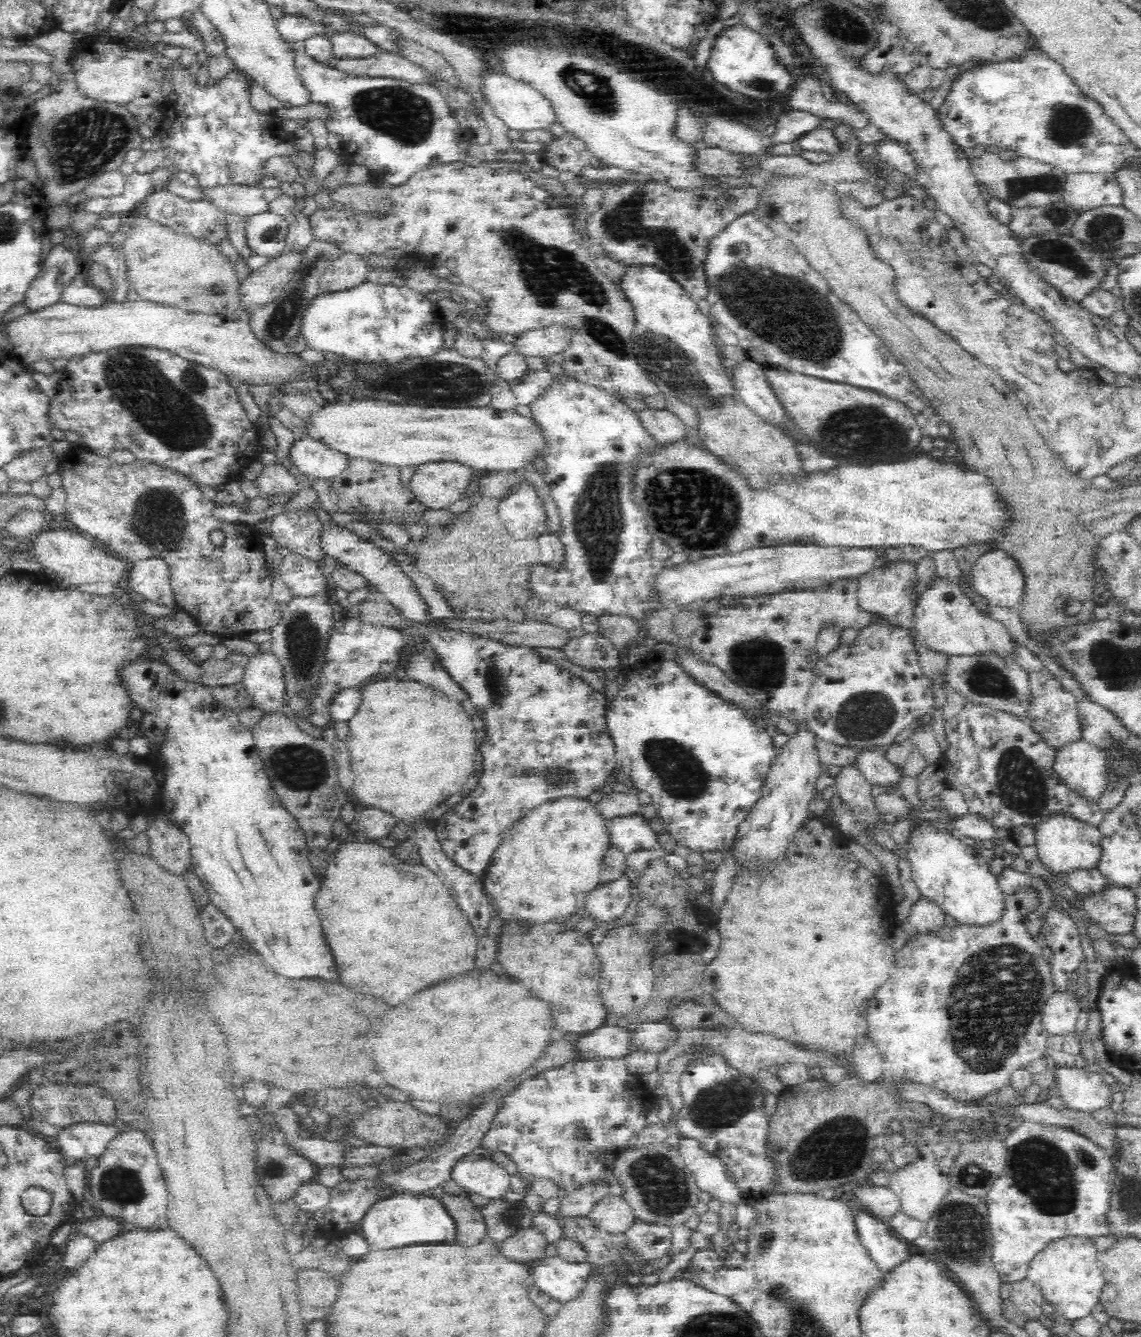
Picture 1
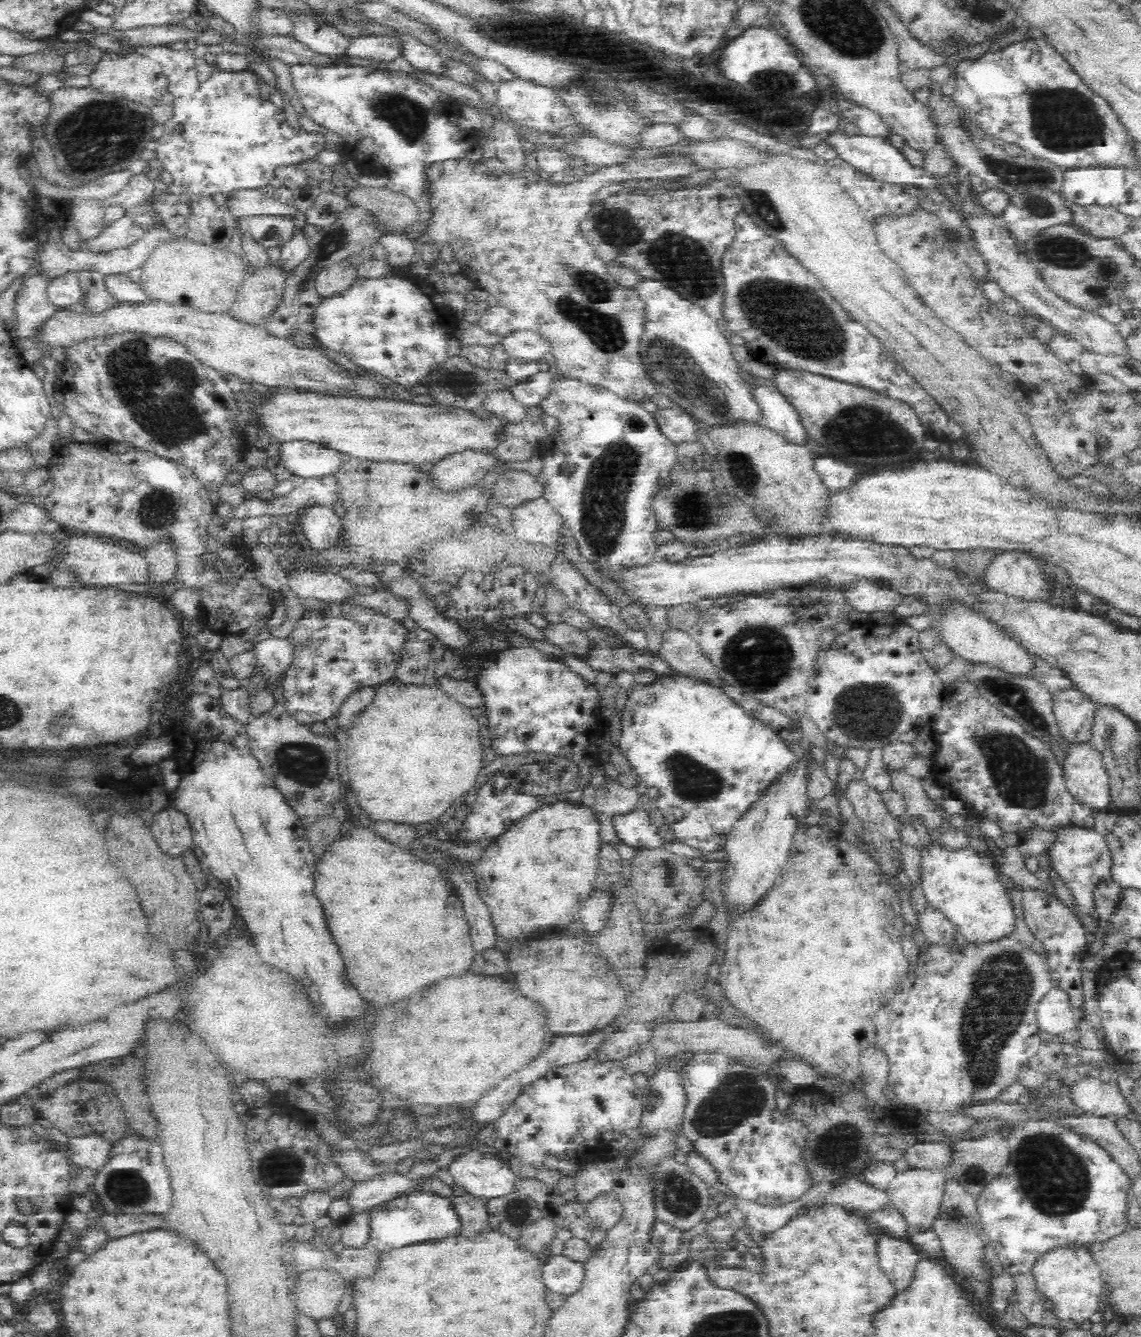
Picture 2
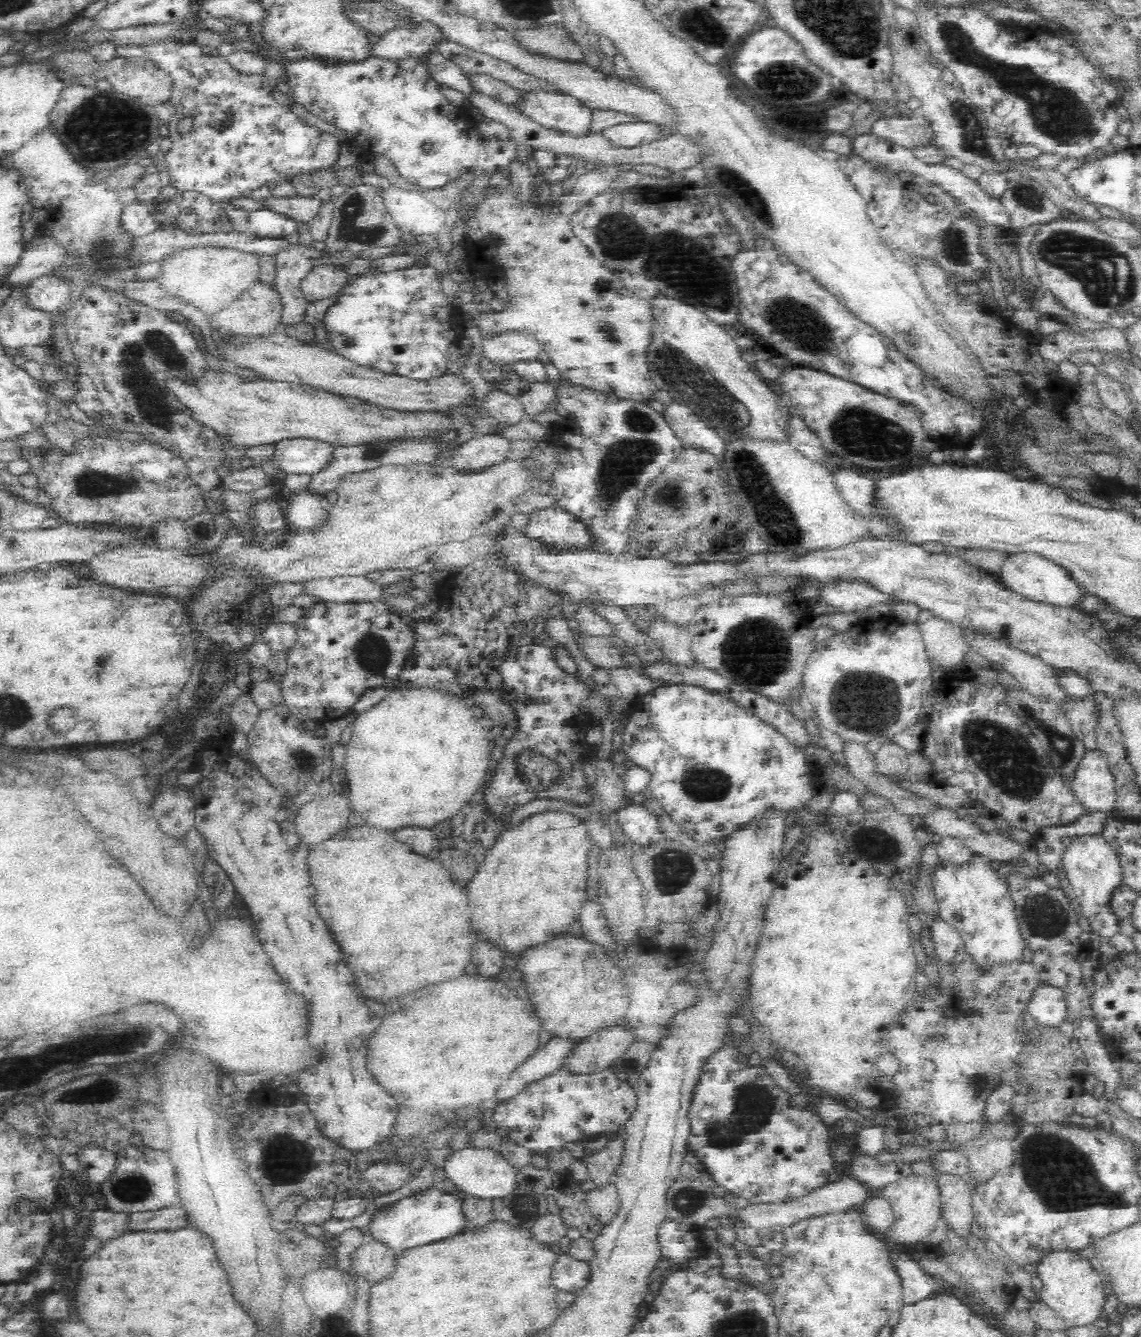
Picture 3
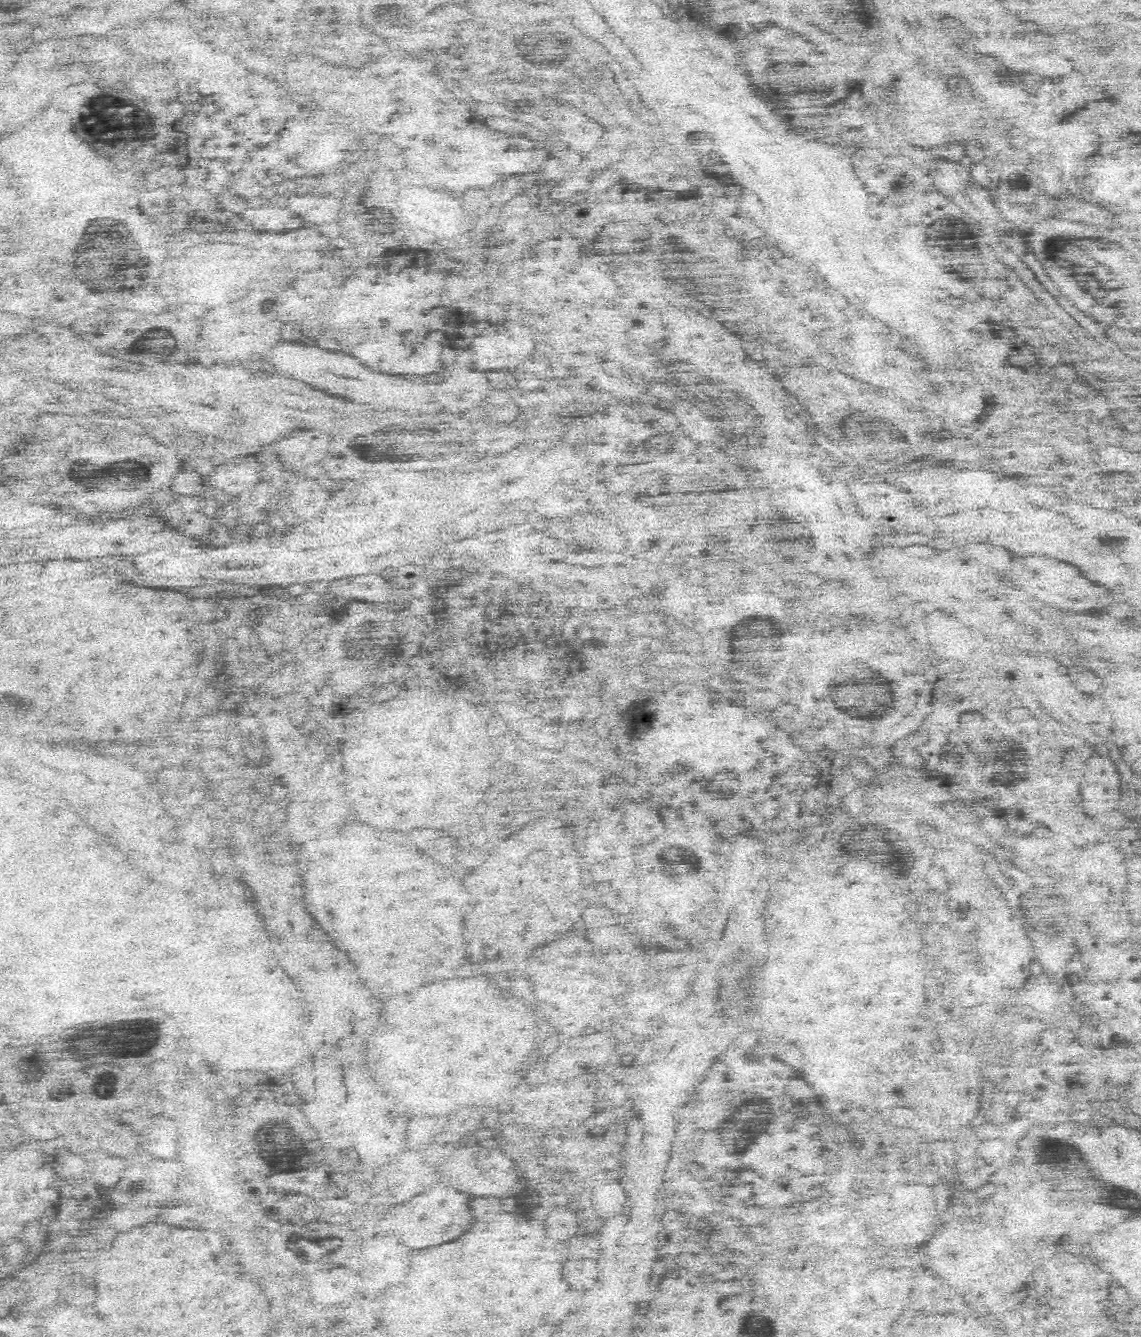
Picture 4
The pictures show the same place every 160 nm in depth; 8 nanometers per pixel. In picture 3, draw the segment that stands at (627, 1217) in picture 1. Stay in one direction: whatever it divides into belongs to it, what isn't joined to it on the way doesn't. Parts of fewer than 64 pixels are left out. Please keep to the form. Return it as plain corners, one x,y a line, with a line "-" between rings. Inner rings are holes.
615,1185
590,1186
587,1189
587,1205
602,1226
608,1224
621,1207

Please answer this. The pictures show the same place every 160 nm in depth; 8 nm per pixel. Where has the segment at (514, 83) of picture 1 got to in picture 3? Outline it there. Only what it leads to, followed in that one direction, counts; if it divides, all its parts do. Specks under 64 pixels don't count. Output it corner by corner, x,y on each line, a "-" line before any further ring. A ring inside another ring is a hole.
525,92
525,98
519,103
516,111
528,115
534,122
544,125
547,129
563,132
574,138
582,138
594,133
592,132
592,110
576,98
563,93

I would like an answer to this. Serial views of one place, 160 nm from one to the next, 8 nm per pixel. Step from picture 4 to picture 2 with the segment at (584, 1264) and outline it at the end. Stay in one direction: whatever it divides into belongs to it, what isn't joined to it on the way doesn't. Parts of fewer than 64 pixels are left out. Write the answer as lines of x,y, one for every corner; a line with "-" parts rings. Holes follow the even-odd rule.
546,1253
542,1271
548,1290
568,1296
574,1294
582,1286
585,1278
583,1263
574,1262
563,1254

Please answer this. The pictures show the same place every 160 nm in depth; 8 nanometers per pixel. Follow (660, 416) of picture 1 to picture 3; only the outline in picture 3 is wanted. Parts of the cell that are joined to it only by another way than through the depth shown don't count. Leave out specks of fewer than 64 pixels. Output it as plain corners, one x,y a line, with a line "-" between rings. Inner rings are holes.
670,402
661,408
662,415
680,437
684,448
692,447
713,454
719,462
724,459
725,441
708,428
685,404

